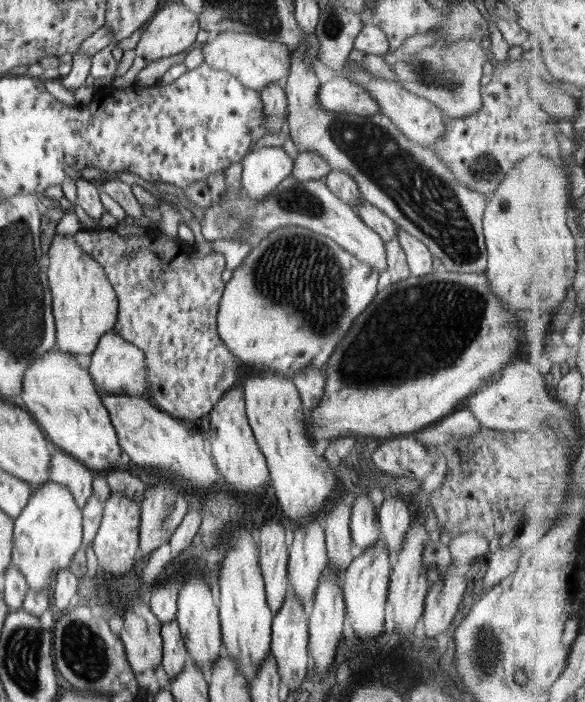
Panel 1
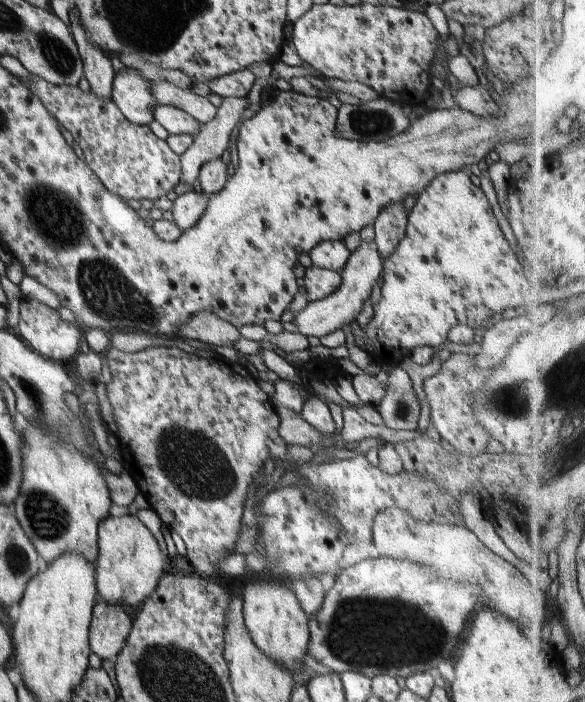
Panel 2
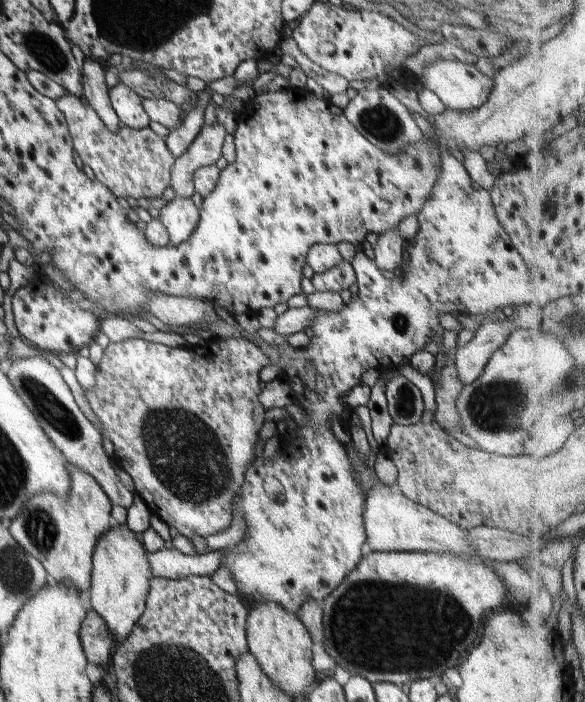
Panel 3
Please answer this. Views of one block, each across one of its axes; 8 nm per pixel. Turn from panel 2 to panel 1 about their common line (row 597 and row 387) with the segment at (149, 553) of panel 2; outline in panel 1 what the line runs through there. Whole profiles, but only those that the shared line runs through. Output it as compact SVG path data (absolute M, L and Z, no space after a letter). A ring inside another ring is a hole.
M108 330L100 337L99 343L91 354L90 376L99 390L104 390L108 396L138 396L147 397L148 369L144 351L124 340L113 330Z

